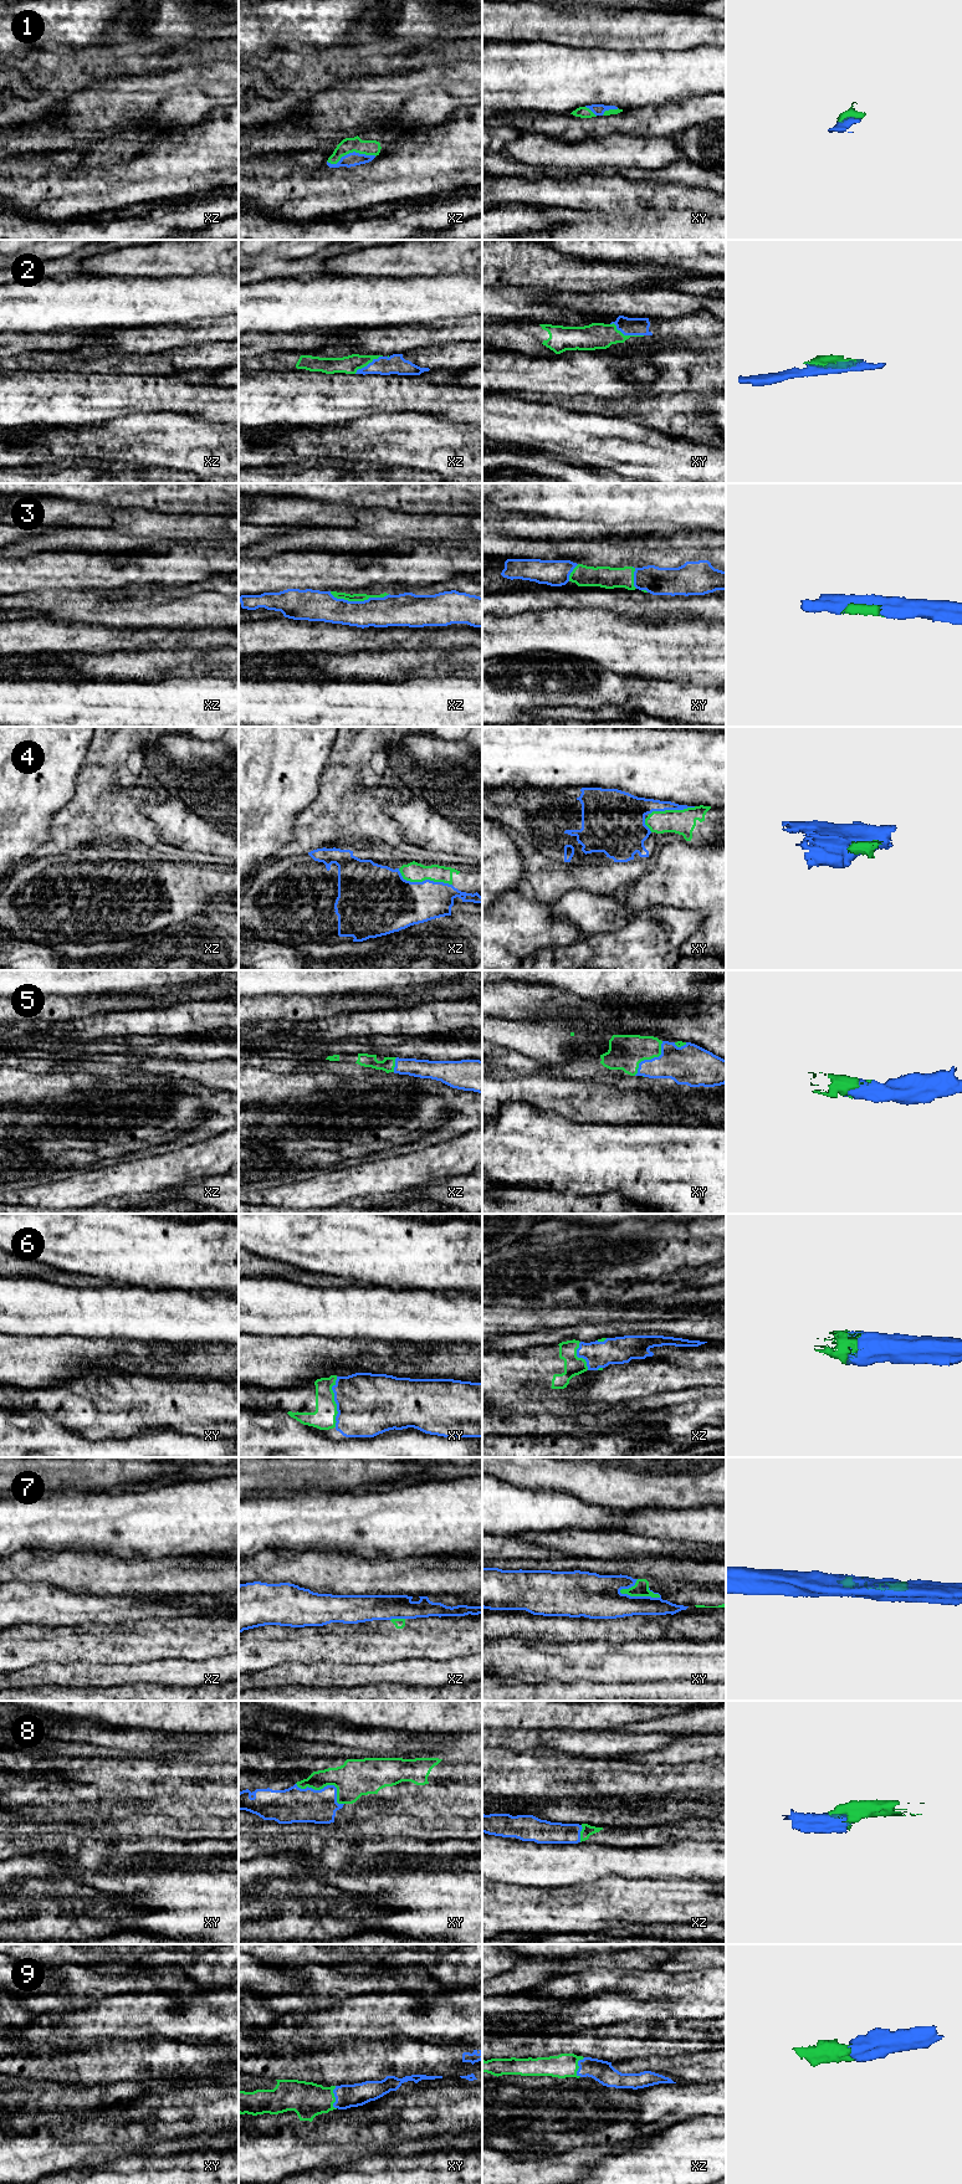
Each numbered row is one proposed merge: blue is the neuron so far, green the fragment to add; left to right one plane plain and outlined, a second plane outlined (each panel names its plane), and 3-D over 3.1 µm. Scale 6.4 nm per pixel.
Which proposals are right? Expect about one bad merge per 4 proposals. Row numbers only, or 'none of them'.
1, 2, 3, 4, 5, 6, 8, 9

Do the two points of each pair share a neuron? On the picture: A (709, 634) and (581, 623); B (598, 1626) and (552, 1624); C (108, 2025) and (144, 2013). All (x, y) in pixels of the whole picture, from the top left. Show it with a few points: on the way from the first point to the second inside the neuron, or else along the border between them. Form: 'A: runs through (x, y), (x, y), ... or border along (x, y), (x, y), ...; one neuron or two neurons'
A: runs through (676, 636), (613, 636); one neuron
B: runs through (587, 1628), (563, 1628); one neuron
C: runs through (117, 2016), (136, 2016); one neuron

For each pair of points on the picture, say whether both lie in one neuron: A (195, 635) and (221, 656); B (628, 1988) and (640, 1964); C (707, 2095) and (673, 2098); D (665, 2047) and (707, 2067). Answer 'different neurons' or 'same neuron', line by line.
A: different neurons
B: different neurons
C: same neuron
D: different neurons

